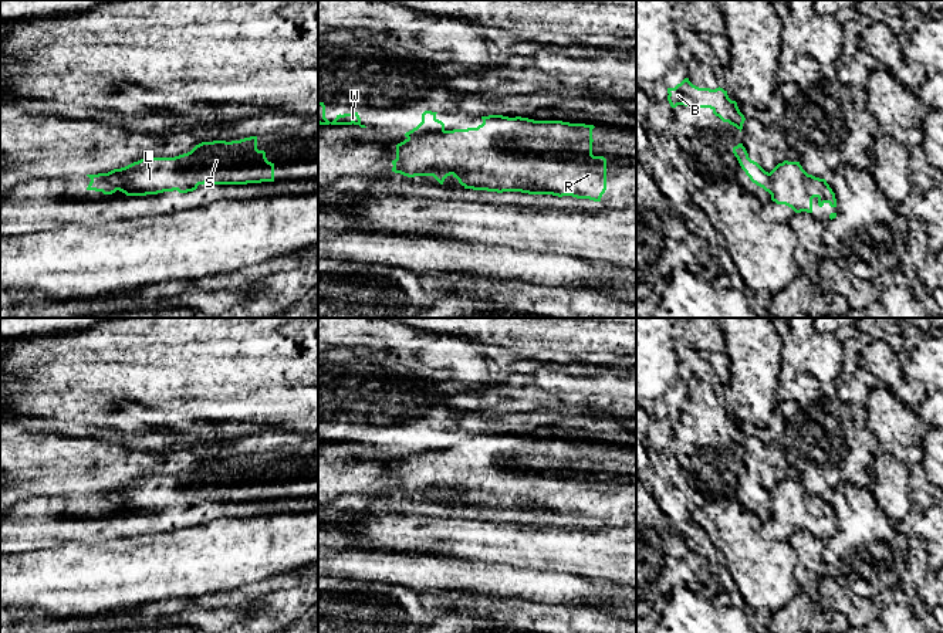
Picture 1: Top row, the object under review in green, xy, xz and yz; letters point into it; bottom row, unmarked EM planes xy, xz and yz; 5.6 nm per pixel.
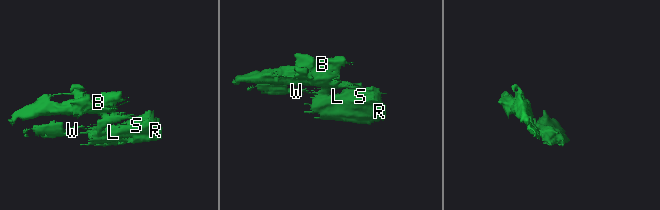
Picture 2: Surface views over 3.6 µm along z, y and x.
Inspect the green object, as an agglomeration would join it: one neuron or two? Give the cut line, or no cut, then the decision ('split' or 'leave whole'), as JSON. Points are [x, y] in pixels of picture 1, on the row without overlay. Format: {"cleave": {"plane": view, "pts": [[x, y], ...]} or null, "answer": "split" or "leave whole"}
{"cleave": {"plane": "xz", "pts": [[445, 449], [431, 449], [408, 456]]}, "answer": "split"}

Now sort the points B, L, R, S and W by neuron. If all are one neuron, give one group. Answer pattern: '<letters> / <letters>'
B W / L R S

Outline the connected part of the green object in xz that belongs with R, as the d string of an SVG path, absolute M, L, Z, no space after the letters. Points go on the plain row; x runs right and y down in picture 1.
M489 433L481 434L483 441L477 446L467 446L467 447L453 447L453 448L445 448L445 450L430 450L425 453L416 453L412 456L405 457L403 460L396 463L396 477L392 478L392 490L400 491L408 495L415 494L433 494L440 502L443 502L445 497L447 494L453 494L459 498L459 501L464 507L473 507L473 508L487 508L487 510L521 510L528 512L552 512L552 514L572 514L577 517L589 517L594 519L601 519L602 512L606 508L606 477L604 474L594 474L592 473L592 447L594 443L585 443L585 441L569 441L562 439L534 439L528 436L508 436L503 433Z

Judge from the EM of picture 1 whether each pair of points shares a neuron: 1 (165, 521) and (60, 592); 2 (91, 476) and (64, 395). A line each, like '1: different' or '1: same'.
1: different
2: different

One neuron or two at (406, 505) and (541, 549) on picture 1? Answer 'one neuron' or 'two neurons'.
two neurons

